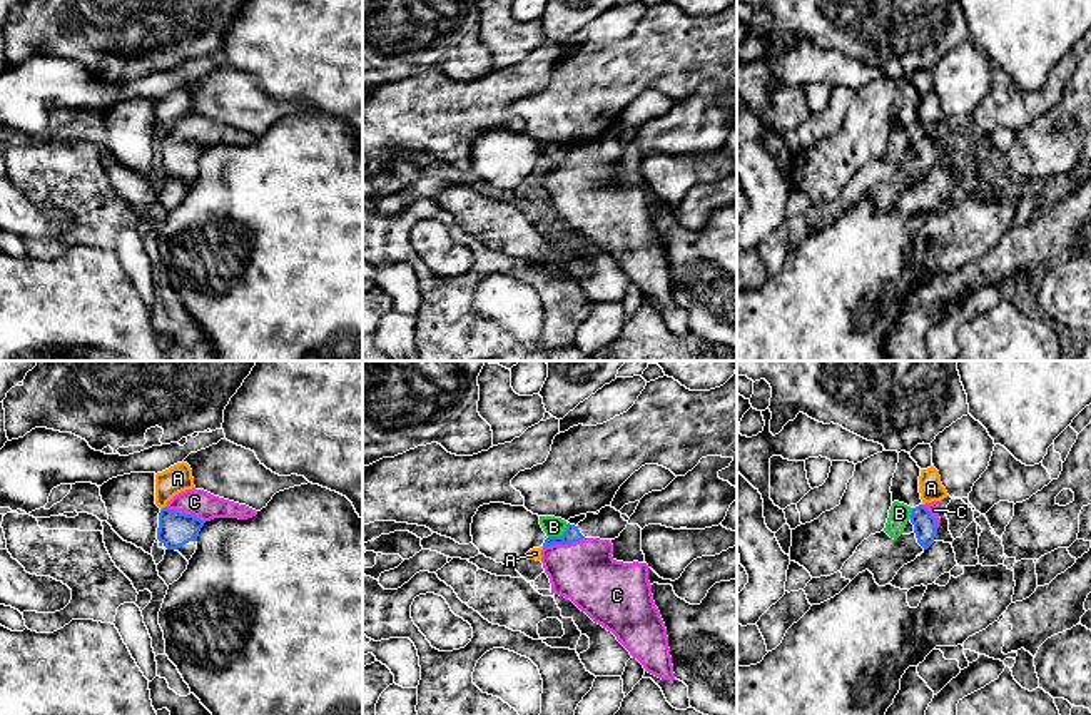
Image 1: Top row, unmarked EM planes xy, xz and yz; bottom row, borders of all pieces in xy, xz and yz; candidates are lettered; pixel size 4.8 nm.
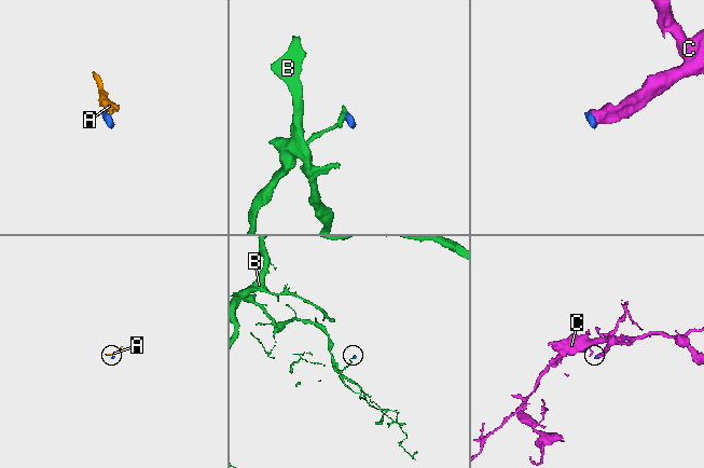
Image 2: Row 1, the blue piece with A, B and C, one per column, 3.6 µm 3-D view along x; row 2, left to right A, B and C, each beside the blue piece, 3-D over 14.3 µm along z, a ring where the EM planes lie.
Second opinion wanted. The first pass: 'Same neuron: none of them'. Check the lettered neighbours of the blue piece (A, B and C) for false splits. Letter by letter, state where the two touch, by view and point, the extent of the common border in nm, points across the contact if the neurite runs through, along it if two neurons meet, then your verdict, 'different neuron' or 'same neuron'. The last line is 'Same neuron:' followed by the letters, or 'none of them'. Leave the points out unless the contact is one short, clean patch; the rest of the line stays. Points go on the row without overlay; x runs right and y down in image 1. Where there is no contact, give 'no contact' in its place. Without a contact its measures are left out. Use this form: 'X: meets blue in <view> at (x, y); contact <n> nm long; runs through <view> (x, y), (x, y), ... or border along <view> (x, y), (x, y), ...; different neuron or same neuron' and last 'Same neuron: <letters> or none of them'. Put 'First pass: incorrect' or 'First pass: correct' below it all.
A: meets blue in xy at (162, 134); contact 30 nm long; border along xy (164, 132), (161, 136); different neuron
B: meets blue in xz at (562, 161); contact 120 nm long; border along xz (568, 149), (560, 161), (548, 162); different neuron
C: meets blue in xz at (565, 169); contact 220 nm long; same neuron
Same neuron: C
First pass: incorrect

